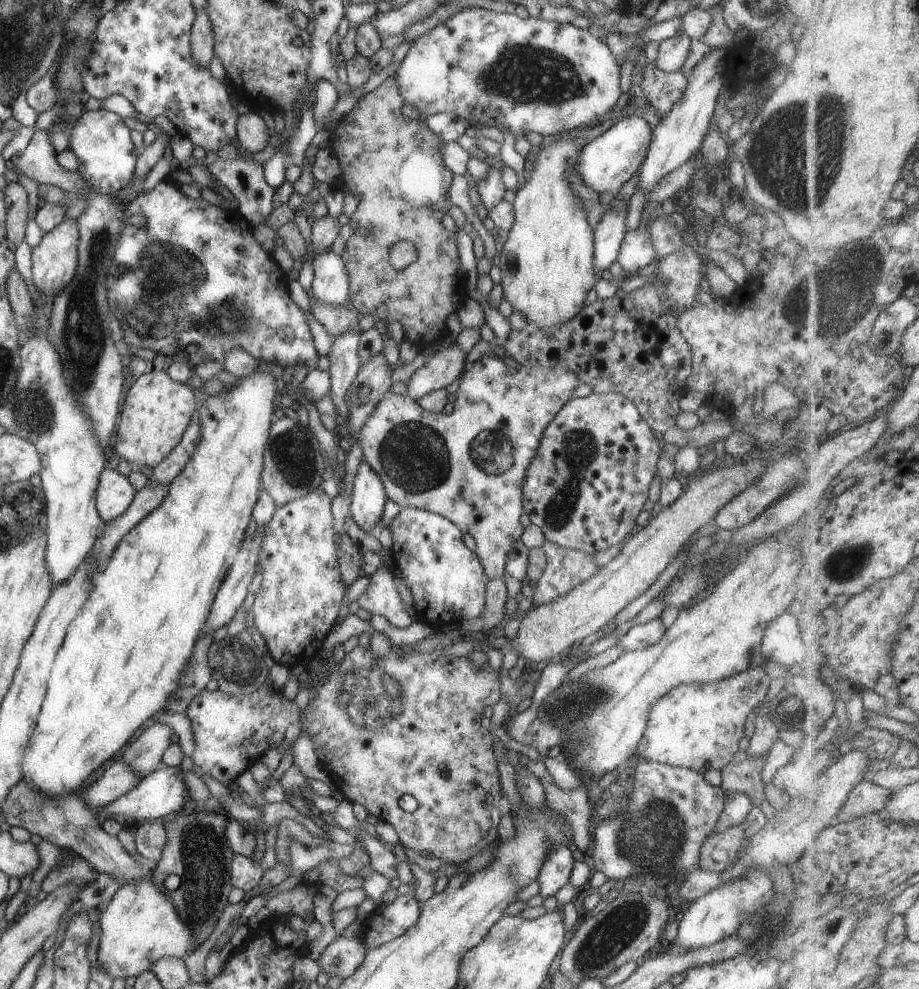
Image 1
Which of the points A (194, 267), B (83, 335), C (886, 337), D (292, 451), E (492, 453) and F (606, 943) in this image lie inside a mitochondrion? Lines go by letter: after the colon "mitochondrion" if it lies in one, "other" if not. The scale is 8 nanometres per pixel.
A: mitochondrion
B: mitochondrion
C: mitochondrion
D: mitochondrion
E: mitochondrion
F: mitochondrion

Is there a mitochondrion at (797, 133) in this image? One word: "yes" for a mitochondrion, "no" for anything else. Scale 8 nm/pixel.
yes

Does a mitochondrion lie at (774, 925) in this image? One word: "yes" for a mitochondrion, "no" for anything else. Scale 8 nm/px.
yes

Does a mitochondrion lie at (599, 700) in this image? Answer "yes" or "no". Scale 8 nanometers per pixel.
yes

